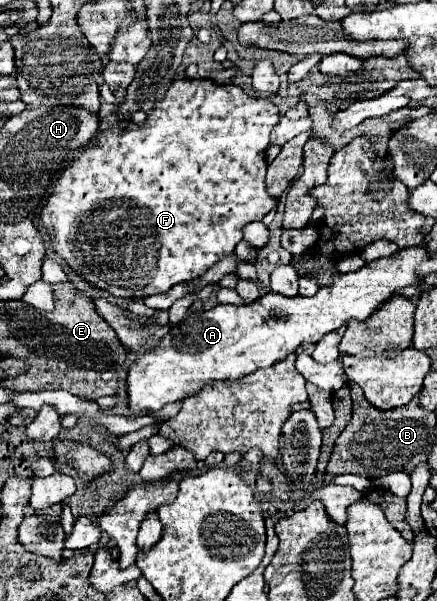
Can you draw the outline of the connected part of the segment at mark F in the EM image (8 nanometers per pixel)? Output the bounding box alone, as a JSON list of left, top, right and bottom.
[40,78,280,298]

